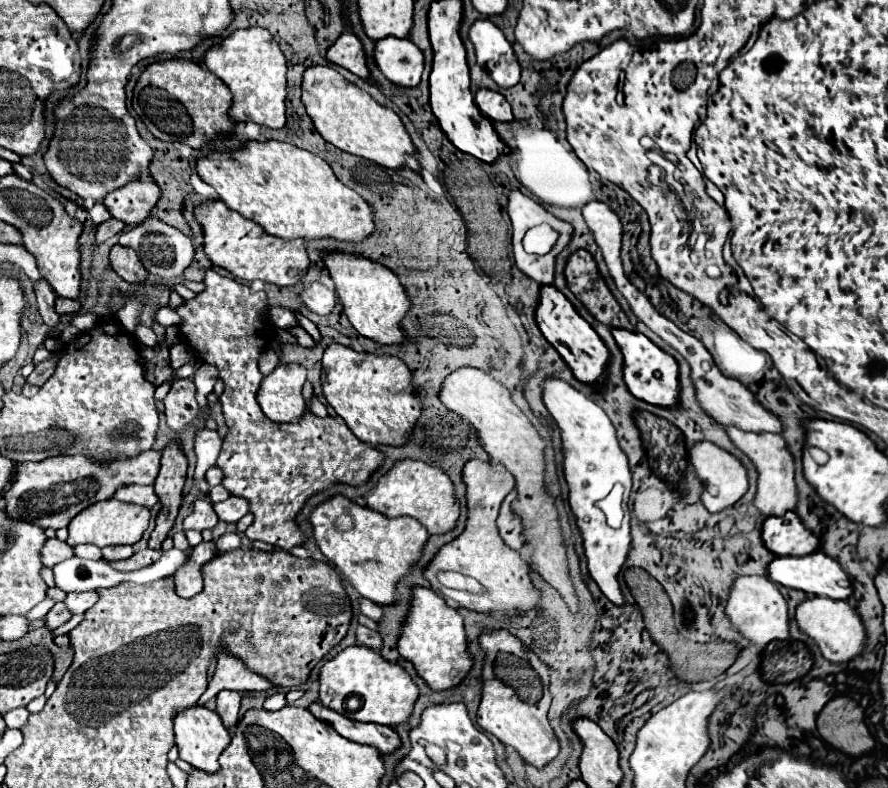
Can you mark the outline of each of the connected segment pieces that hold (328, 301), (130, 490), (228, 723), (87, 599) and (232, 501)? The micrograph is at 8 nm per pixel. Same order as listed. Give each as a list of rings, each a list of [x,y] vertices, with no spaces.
[[[313,282],[309,284],[301,294],[299,294],[299,300],[303,306],[307,306],[311,312],[315,314],[329,314],[337,302],[337,294],[333,290],[327,290],[323,284],[319,282]]]
[[[127,484],[127,486],[117,488],[113,498],[121,500],[121,502],[139,504],[145,508],[151,508],[153,504],[157,504],[157,496],[153,492],[153,486],[139,486],[139,484]]]
[[[223,690],[223,692],[217,694],[217,712],[219,712],[225,728],[233,728],[237,724],[239,702],[241,702],[241,694],[239,692]]]
[[[91,590],[91,592],[73,592],[73,594],[67,594],[63,604],[67,606],[67,610],[71,614],[83,614],[85,610],[89,610],[95,602],[99,600],[99,596]]]
[[[231,496],[223,502],[217,502],[213,508],[221,520],[237,522],[239,518],[243,518],[249,512],[249,500],[245,500],[241,496]]]

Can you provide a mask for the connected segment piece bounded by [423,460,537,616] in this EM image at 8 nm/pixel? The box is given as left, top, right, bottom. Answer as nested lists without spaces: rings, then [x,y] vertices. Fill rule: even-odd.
[[[467,460],[463,466],[463,472],[461,472],[461,480],[463,480],[465,492],[467,492],[465,528],[455,540],[447,542],[445,546],[439,548],[439,552],[433,556],[433,560],[423,570],[423,576],[429,580],[431,588],[435,592],[441,592],[443,598],[455,602],[457,606],[465,606],[469,610],[497,612],[497,614],[513,616],[517,612],[527,612],[527,610],[535,608],[537,606],[537,592],[533,590],[533,584],[527,576],[529,562],[517,552],[523,548],[525,540],[523,540],[523,530],[521,530],[523,524],[511,508],[513,500],[517,498],[517,494],[513,490],[515,482],[513,482],[511,472],[507,472],[507,468],[503,468],[501,464],[483,462],[483,460]],[[499,506],[501,506],[501,512],[499,512]],[[497,514],[499,514],[499,520],[497,520]],[[437,570],[455,570],[455,572],[461,572],[461,574],[471,576],[475,580],[481,580],[485,590],[481,594],[451,590],[451,588],[437,582],[437,578],[435,578]]]

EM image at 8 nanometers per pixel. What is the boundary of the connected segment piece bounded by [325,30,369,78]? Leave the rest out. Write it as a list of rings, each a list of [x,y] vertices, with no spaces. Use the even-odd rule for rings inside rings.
[[[349,30],[341,34],[341,38],[327,50],[325,56],[327,56],[329,62],[351,70],[359,78],[367,78],[369,76],[369,70],[365,66],[365,52],[361,48],[361,42]]]

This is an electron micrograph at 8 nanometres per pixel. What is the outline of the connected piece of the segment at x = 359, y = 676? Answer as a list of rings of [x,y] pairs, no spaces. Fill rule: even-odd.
[[[347,646],[327,660],[319,672],[319,702],[357,722],[375,722],[385,726],[407,722],[417,694],[417,686],[403,666],[383,660],[379,652],[367,646]]]

